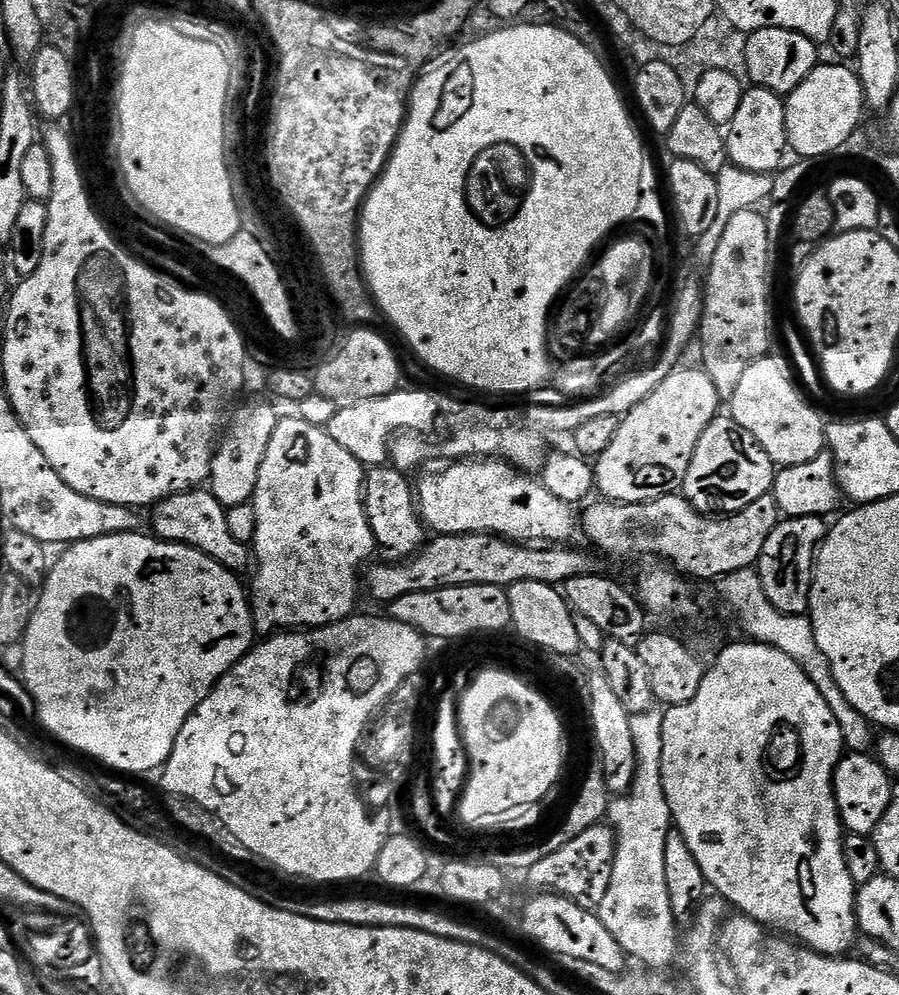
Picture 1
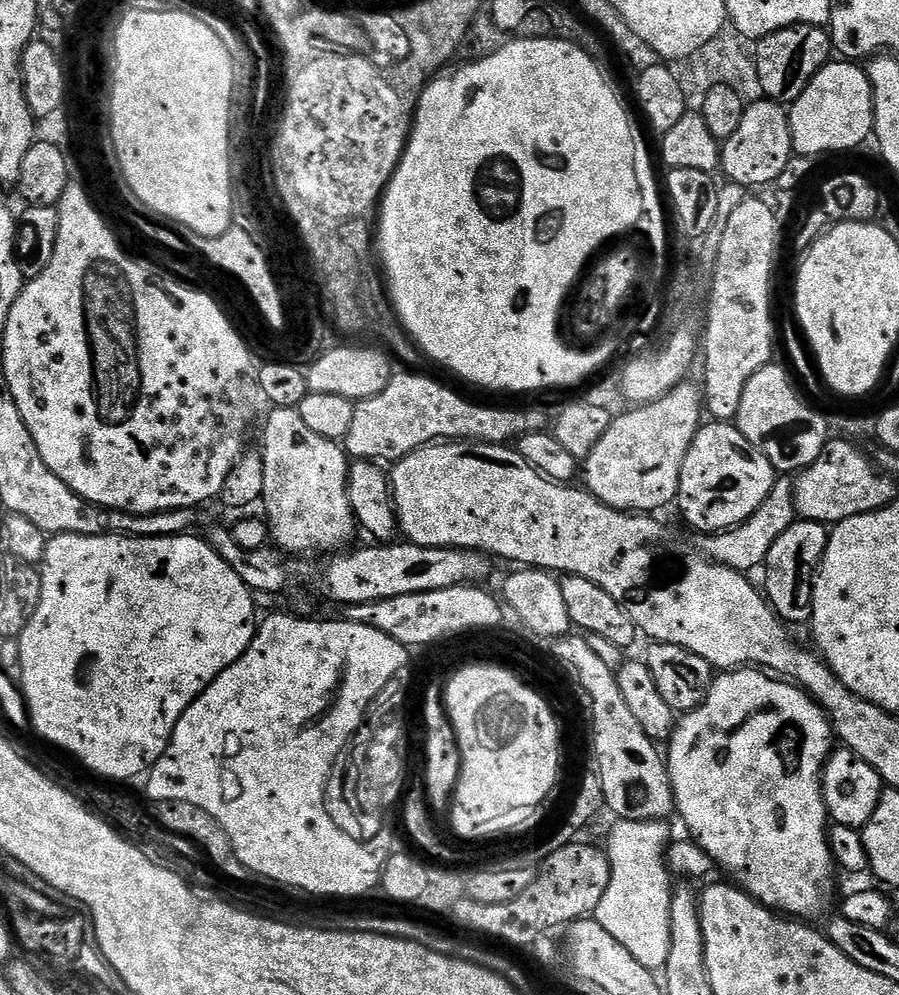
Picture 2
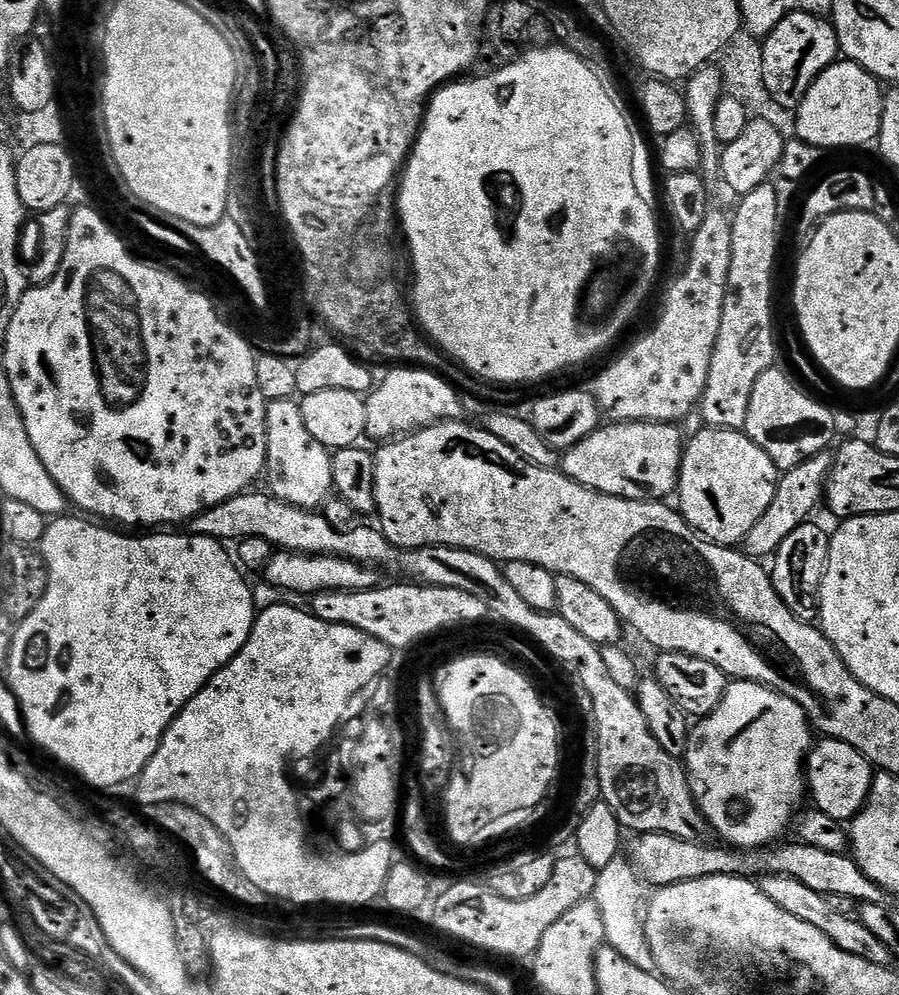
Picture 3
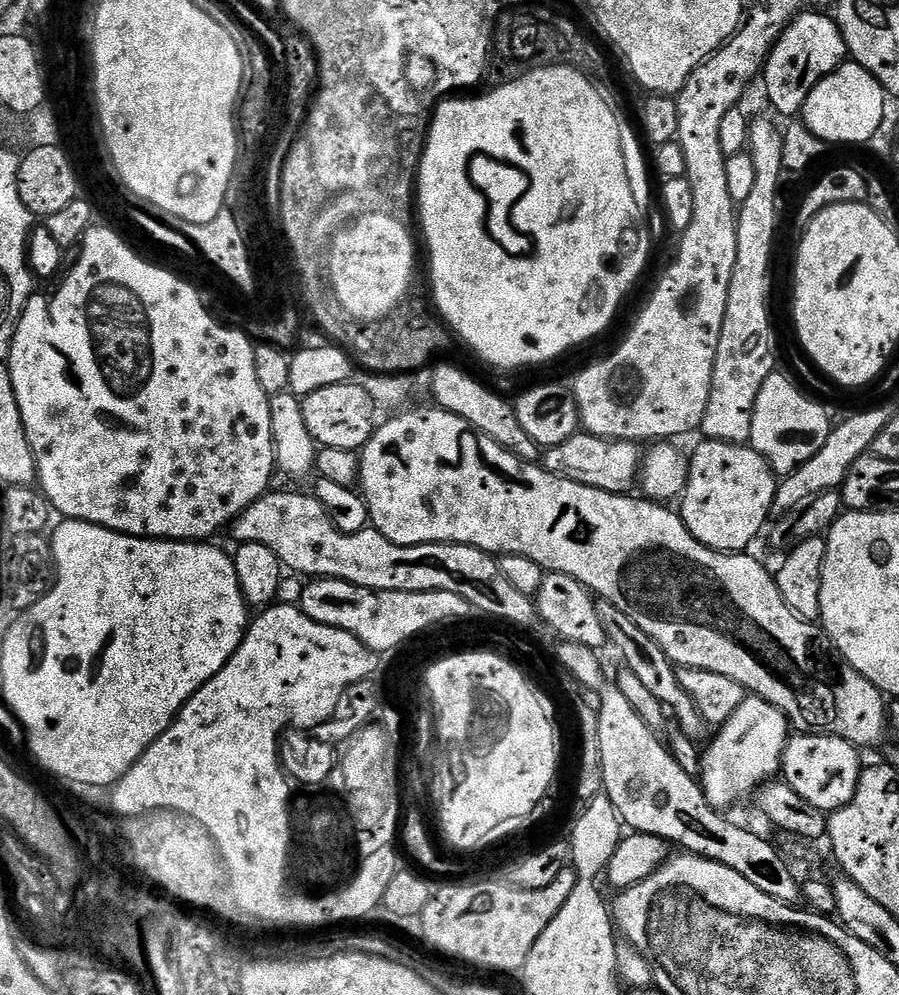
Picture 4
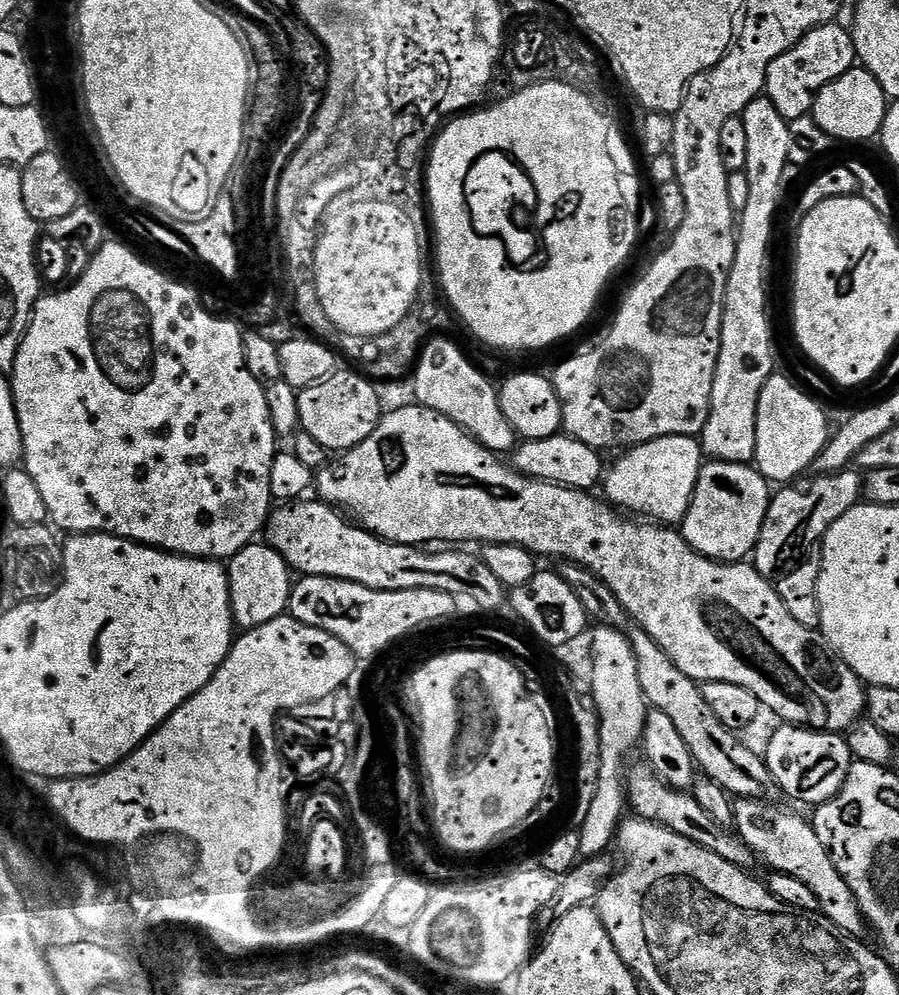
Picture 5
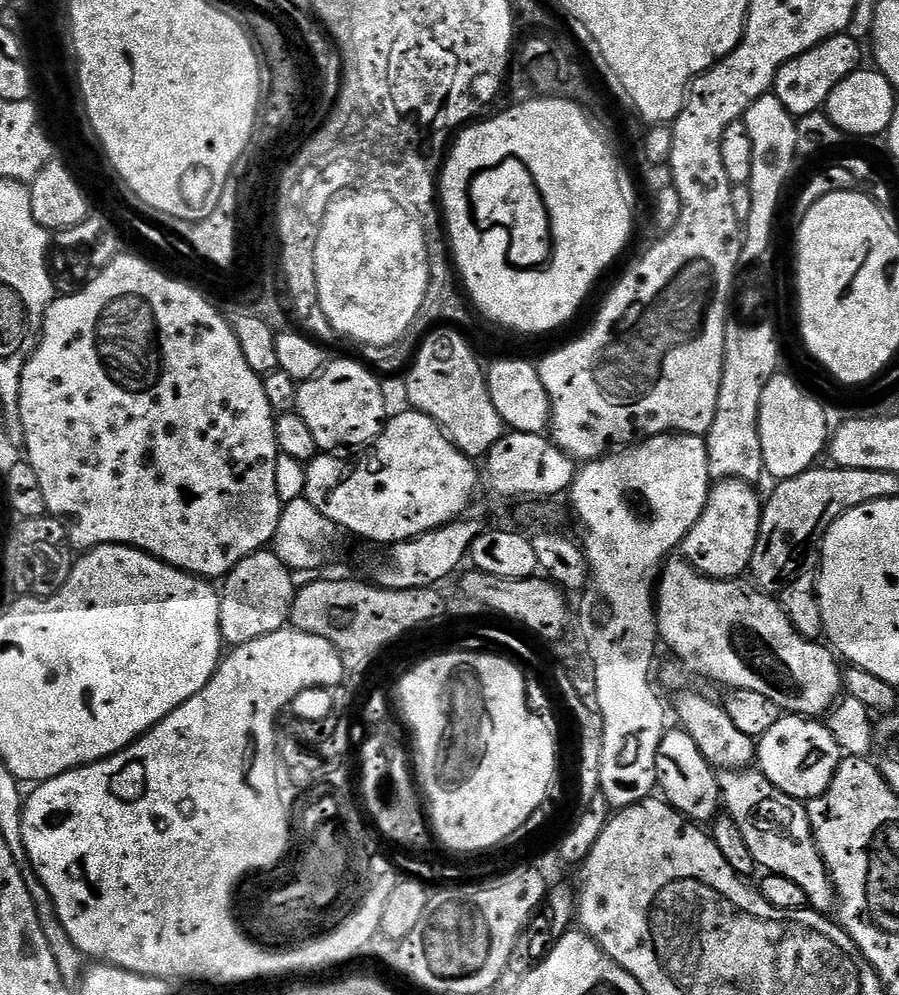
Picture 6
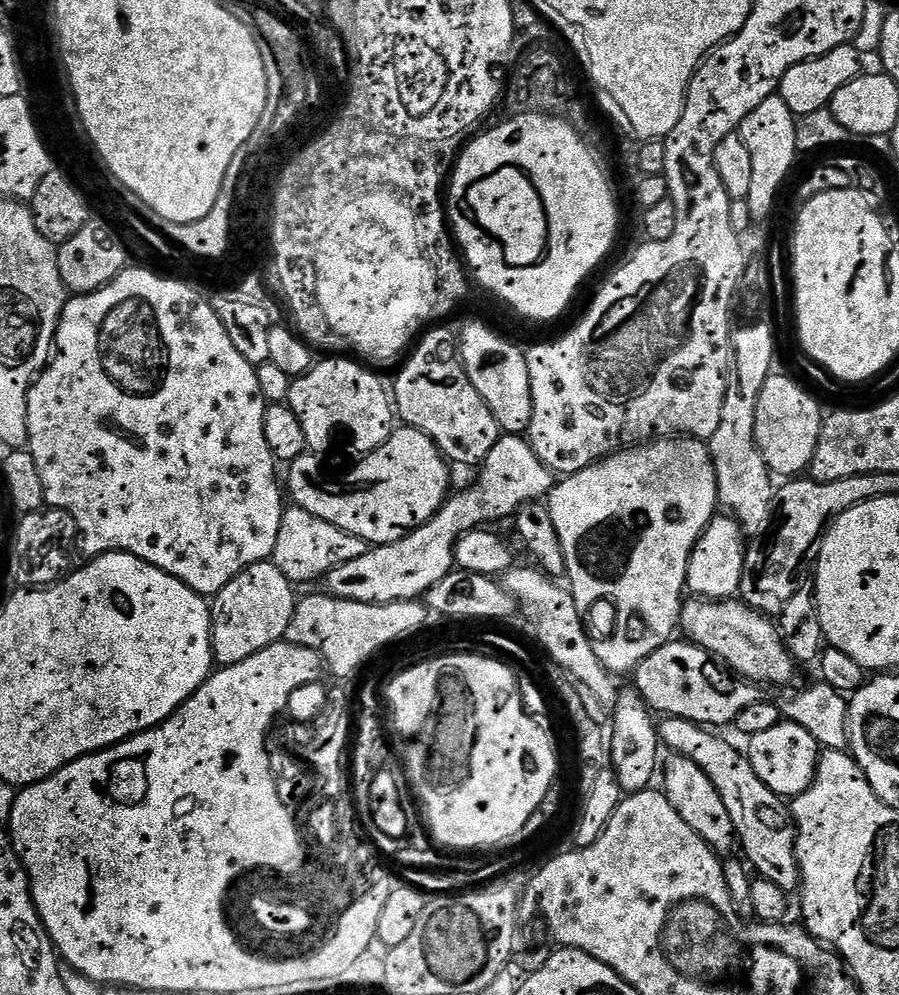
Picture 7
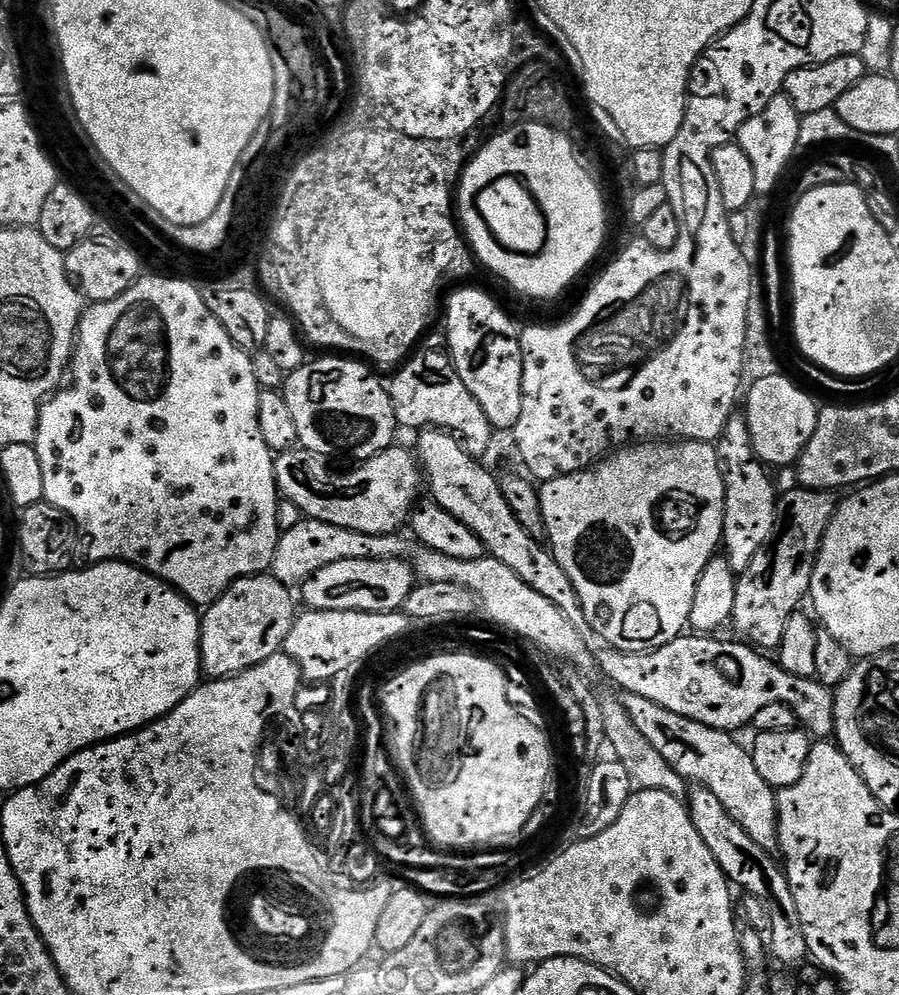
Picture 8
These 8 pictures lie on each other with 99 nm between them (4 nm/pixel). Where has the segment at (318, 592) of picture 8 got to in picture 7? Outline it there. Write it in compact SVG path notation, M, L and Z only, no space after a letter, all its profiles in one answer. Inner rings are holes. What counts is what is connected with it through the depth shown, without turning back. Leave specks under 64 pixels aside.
M504 434L498 442L494 442L494 450L486 454L484 463L479 465L480 480L476 480L465 492L449 495L444 505L436 511L434 518L430 518L414 531L407 532L398 542L378 544L369 547L362 558L354 558L354 562L346 562L329 572L326 577L327 595L337 596L343 600L357 600L367 604L389 604L399 600L420 600L446 574L456 568L456 542L468 532L475 532L485 526L492 526L495 520L515 517L523 504L531 500L544 500L554 487L554 473L540 460L532 445L520 434Z

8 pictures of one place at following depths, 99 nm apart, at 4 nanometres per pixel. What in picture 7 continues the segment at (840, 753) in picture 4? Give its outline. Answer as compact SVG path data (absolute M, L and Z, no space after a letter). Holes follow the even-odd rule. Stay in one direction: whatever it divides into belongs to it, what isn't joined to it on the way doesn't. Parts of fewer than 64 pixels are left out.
M781 722L762 734L747 741L746 755L754 774L766 782L766 786L781 798L795 798L806 791L816 779L816 768L820 765L822 749L814 737L802 726Z

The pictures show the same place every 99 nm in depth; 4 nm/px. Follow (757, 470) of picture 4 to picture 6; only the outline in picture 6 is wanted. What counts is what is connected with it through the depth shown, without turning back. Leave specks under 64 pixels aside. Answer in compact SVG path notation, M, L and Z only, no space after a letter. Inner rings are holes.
M718 480L711 485L708 501L694 526L686 534L682 545L683 559L687 560L701 576L709 576L712 580L734 580L751 569L754 546L760 533L761 497L756 497L757 489L745 480Z

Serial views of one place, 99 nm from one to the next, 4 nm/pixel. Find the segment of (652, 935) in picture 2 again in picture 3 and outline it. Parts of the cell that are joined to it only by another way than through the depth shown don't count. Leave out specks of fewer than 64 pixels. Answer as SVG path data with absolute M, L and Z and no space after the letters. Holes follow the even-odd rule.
M618 855L614 858L614 862L610 862L610 866L599 869L594 899L602 914L602 926L607 947L618 950L618 954L622 954L622 958L626 958L626 962L634 962L634 966L638 966L638 970L656 972L654 954L650 954L650 946L646 942L644 933L642 901L645 899L646 892L643 890L645 891L642 881L632 868L631 861L623 855Z

